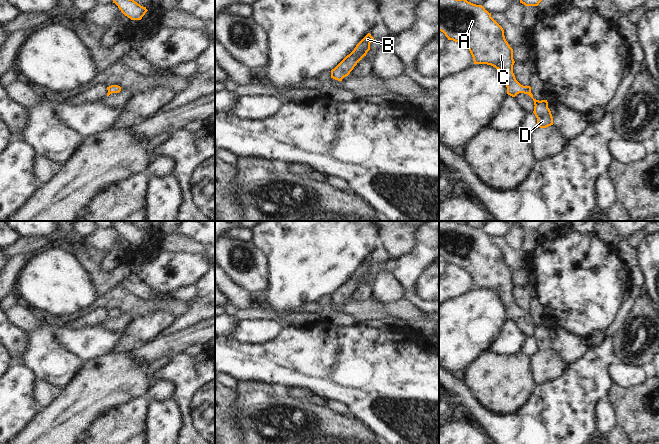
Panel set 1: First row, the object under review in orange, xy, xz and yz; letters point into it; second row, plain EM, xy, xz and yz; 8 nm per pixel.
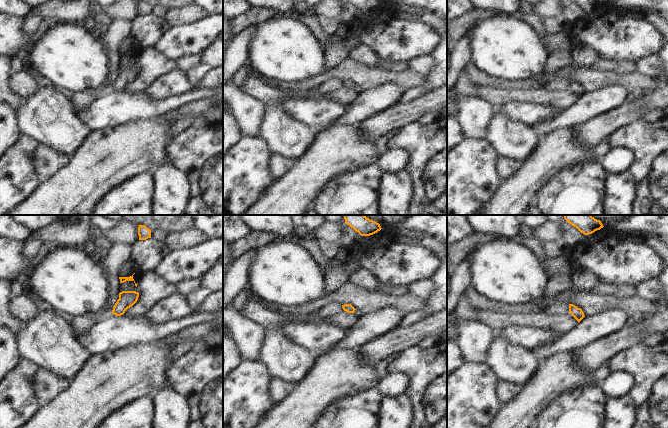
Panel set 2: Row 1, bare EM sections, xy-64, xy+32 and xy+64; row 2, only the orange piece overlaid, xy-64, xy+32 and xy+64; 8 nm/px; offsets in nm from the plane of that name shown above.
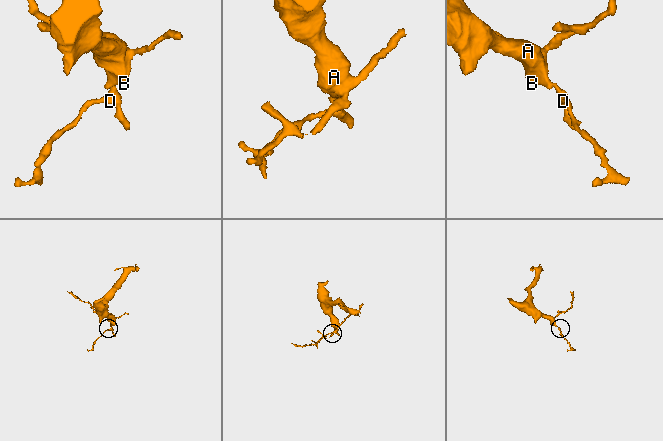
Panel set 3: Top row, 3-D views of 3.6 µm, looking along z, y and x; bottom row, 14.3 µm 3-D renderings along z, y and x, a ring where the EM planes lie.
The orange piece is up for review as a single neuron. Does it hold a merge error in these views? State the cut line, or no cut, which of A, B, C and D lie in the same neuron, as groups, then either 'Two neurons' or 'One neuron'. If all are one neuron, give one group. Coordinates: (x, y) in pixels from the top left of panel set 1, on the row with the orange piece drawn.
No split. Groups: A B C D. One neuron.

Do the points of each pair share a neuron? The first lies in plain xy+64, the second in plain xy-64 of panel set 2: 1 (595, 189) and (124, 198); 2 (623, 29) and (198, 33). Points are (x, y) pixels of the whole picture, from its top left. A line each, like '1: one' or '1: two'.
1: one
2: one

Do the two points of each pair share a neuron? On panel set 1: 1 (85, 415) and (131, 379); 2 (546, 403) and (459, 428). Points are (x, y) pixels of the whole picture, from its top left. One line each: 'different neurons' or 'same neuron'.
1: same neuron
2: different neurons

